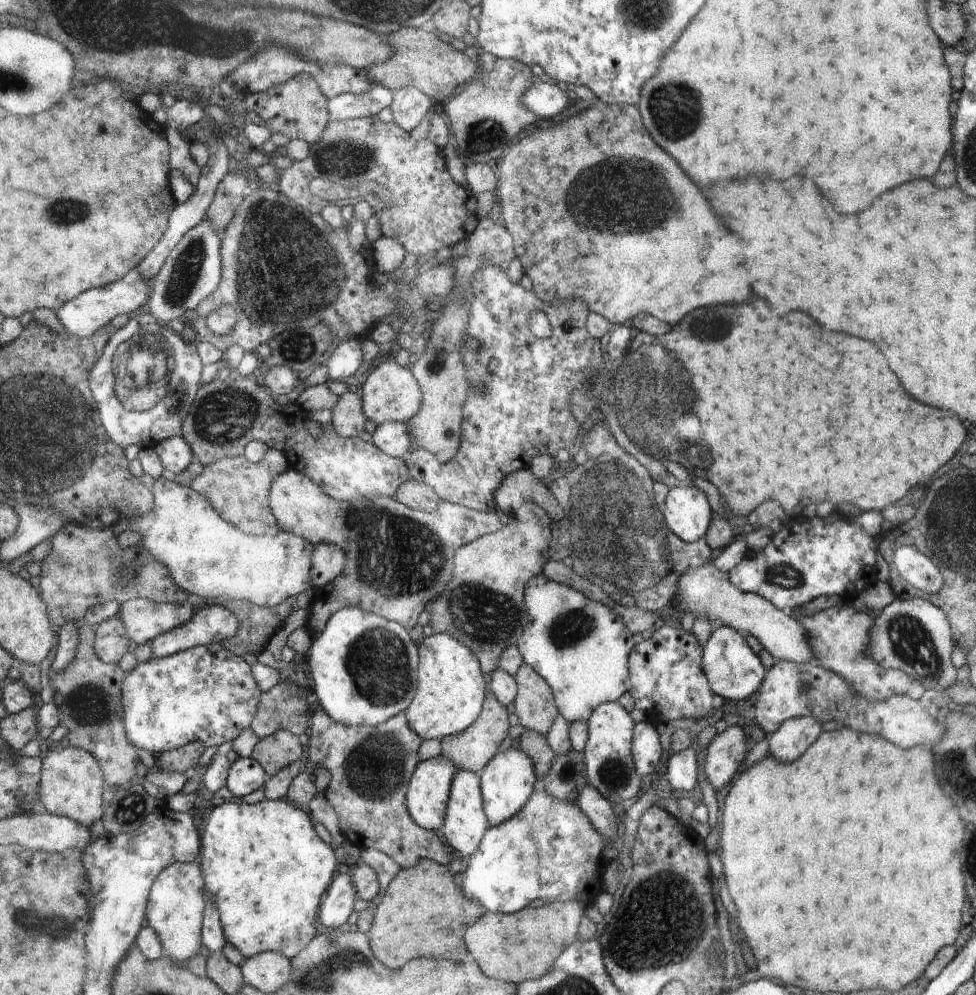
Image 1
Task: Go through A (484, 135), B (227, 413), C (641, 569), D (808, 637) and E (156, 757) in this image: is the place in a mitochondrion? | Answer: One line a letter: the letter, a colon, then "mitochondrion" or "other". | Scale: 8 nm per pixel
A: mitochondrion
B: mitochondrion
C: mitochondrion
D: other
E: other

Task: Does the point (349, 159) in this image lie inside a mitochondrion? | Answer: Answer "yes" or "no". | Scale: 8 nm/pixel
yes

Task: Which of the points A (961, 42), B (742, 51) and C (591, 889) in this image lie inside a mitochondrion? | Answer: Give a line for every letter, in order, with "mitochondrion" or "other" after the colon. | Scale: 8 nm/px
A: other
B: other
C: other

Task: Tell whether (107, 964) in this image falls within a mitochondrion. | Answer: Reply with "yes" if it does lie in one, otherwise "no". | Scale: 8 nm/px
no

